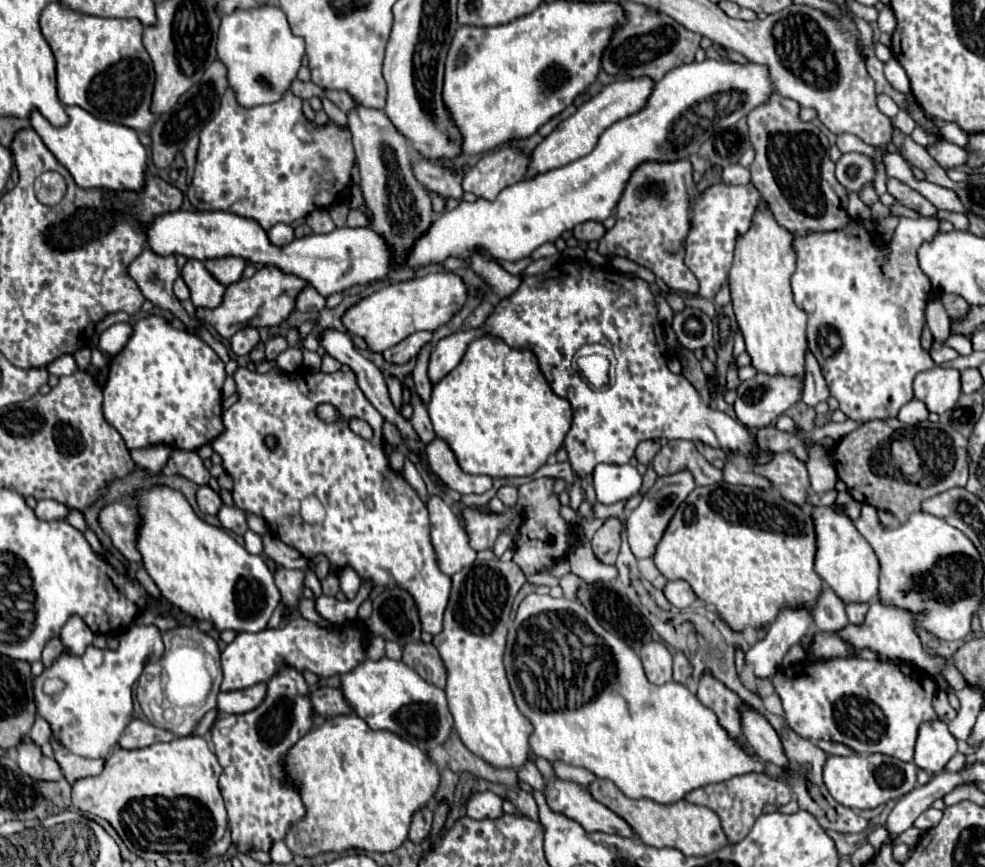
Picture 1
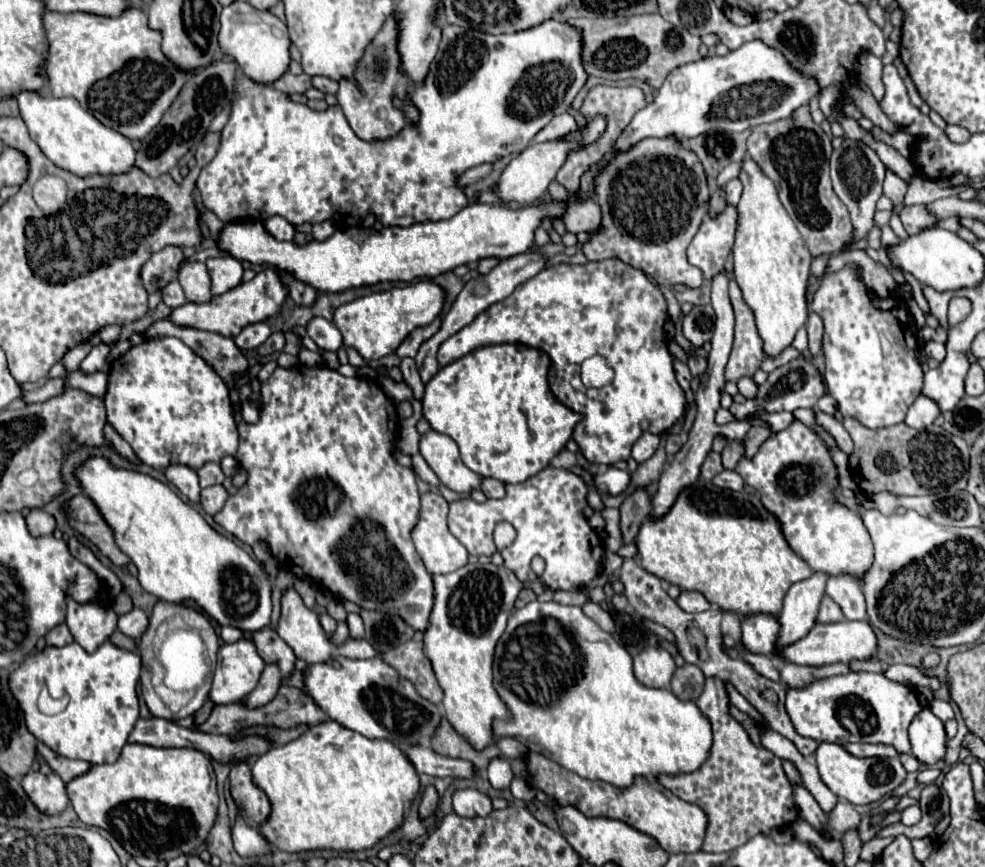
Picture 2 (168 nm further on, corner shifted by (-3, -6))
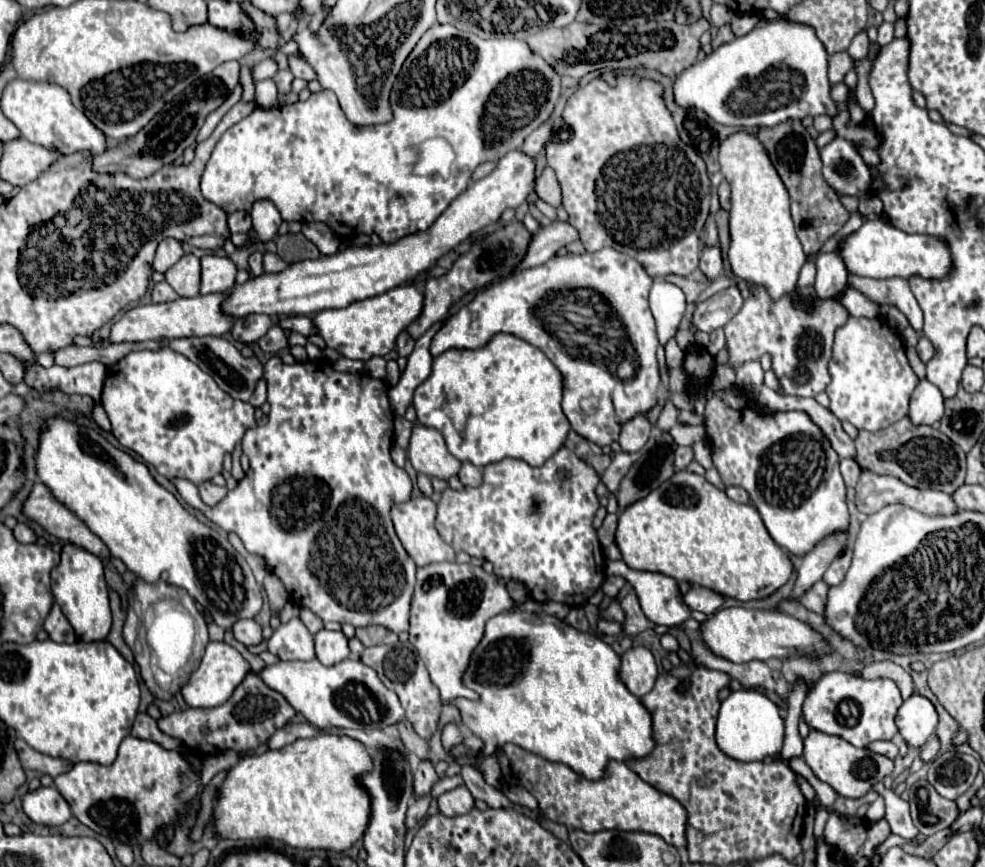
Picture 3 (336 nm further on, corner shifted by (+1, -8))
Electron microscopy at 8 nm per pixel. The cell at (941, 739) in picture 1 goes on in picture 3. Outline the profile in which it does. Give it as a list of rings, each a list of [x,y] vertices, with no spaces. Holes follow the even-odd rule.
[[[916,693],[910,699],[906,699],[900,707],[896,715],[896,725],[910,747],[922,747],[928,741],[928,737],[936,731],[938,715],[934,705],[926,697]]]

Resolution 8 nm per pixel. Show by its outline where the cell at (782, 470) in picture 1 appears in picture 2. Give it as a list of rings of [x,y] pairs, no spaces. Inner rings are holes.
[[[792,421],[786,429],[770,435],[760,445],[758,453],[752,459],[742,457],[734,467],[734,471],[742,475],[746,485],[754,487],[760,493],[762,505],[776,517],[776,521],[780,521],[780,529],[790,549],[796,555],[800,555],[810,565],[812,571],[826,571],[828,575],[854,573],[860,579],[862,573],[872,565],[874,547],[860,515],[848,509],[846,505],[842,505],[834,495],[834,489],[838,487],[840,479],[838,479],[836,465],[830,457],[830,451],[820,441],[820,437],[802,421]]]

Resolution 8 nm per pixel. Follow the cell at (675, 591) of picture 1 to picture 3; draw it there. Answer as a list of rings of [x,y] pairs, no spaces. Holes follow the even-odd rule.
[[[692,587],[686,595],[684,595],[684,603],[692,609],[692,611],[702,611],[706,615],[712,615],[720,609],[720,605],[724,603],[722,595],[716,595],[714,591],[708,591],[704,587]]]

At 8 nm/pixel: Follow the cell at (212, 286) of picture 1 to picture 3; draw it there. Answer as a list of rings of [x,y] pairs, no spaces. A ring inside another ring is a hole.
[[[184,255],[166,273],[166,281],[180,297],[200,295],[200,259],[194,255]]]

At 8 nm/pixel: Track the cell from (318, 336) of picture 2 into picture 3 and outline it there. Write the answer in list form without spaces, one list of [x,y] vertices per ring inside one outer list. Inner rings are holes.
[[[288,317],[288,319],[282,319],[278,325],[284,329],[290,329],[290,331],[296,331],[304,337],[318,335],[318,329],[310,317]]]

